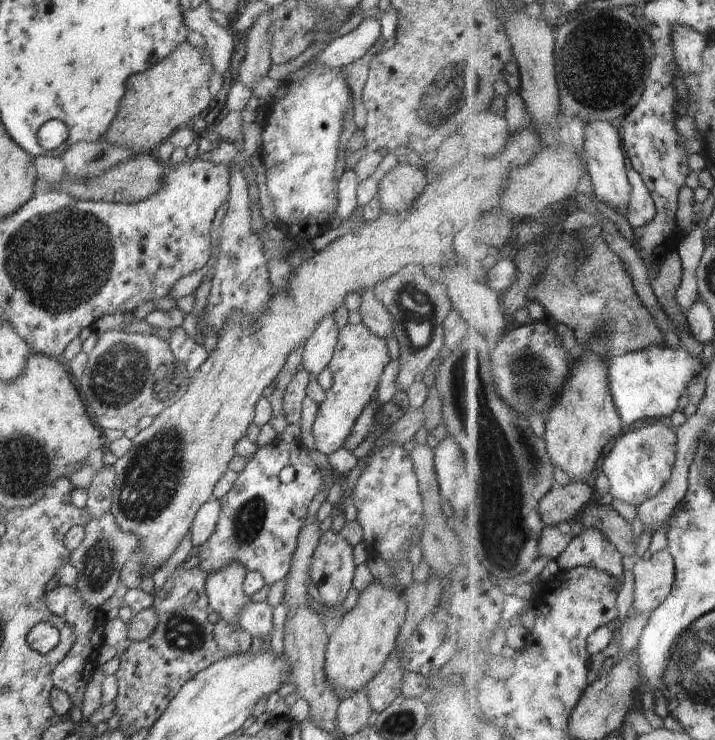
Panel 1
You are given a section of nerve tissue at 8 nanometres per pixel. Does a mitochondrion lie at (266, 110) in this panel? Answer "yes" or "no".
no

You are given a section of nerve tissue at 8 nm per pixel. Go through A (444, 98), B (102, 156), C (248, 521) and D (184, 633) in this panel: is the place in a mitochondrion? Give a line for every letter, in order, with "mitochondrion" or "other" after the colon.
A: mitochondrion
B: mitochondrion
C: mitochondrion
D: mitochondrion

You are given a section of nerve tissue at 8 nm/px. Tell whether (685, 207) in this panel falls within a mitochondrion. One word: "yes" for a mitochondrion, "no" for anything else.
no

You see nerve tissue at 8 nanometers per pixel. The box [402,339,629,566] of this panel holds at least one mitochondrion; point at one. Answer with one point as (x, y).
(530, 372)

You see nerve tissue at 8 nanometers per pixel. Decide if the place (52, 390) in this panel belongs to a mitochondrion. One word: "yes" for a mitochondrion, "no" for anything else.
no

